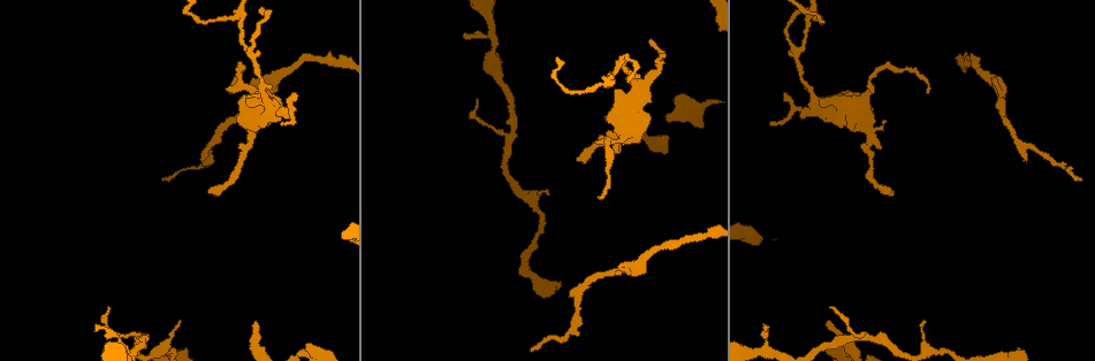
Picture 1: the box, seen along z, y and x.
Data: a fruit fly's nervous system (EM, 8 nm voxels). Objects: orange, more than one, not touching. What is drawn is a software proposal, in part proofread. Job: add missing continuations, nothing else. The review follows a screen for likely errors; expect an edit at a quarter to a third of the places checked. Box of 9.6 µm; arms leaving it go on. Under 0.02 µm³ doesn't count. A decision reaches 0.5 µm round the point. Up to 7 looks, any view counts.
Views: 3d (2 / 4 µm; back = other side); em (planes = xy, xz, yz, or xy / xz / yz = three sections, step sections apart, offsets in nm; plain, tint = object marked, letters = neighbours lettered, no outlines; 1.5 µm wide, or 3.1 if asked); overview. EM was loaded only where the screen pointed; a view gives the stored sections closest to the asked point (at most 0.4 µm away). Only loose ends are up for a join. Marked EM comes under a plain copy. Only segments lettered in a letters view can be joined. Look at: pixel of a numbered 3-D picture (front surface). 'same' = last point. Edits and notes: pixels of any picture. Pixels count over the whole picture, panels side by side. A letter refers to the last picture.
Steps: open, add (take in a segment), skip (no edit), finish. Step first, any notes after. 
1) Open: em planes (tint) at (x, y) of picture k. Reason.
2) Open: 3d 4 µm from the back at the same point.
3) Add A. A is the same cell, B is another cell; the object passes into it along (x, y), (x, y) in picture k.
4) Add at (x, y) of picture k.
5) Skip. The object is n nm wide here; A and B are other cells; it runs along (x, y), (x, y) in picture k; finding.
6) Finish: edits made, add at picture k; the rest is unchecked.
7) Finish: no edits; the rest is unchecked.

Open: em planes (letters) at (97, 330) of picture 1. Thin end.

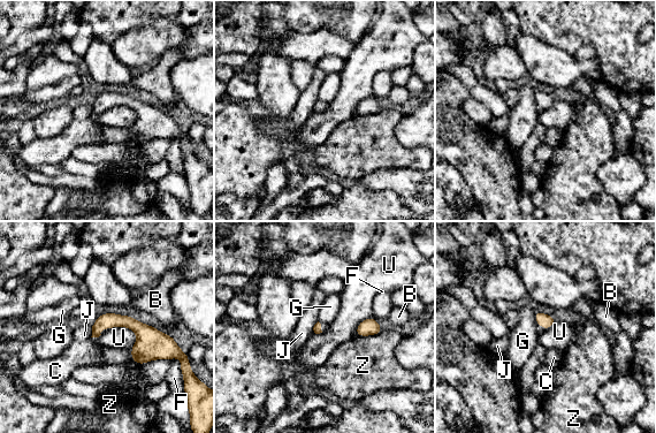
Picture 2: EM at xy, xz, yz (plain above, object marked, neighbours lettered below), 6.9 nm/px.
Skip. The longest contact is with U, 240 nm; B, C, F, G, J, U and Z are other cells; none of them fits.

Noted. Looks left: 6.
Open: em planes (letters) at (616, 152) of picture 1. An open end.

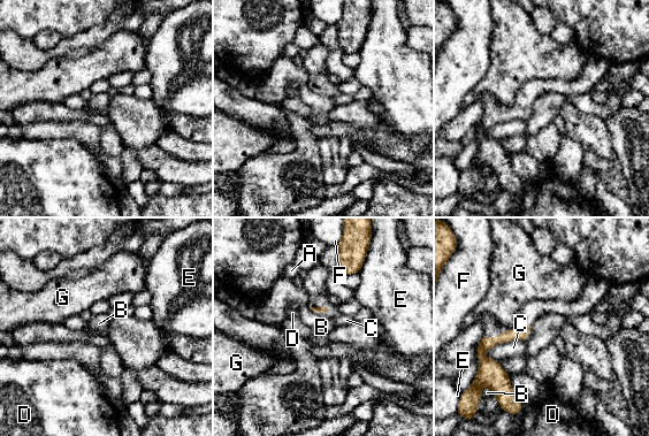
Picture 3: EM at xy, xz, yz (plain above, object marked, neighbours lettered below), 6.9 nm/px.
Skip. A, B, C, D, E, F and G are other cells; it runs along (526, 328), (481, 351), (511, 396) in picture 3; none of them fits.

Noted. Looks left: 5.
Open: 3d 2 µm at (255, 324) of picture 1. Branch stops here.

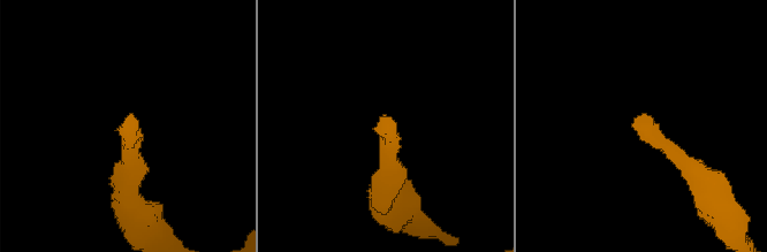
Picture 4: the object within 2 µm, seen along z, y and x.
Open: em yz step 8 (letters) at (383, 116) of picture 4.

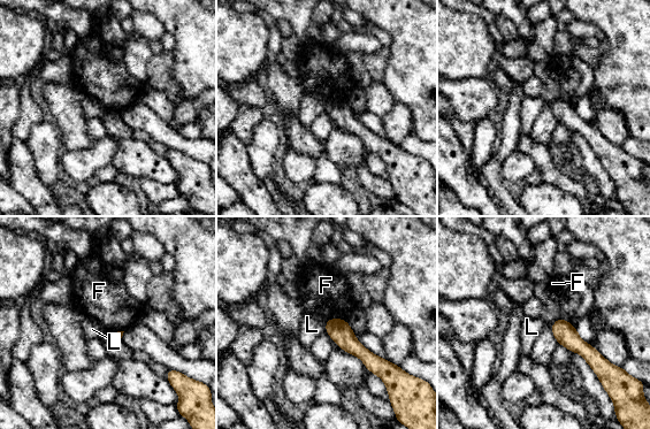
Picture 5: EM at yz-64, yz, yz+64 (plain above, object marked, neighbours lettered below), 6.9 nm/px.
Open: em planes (letters) at the same point. Cut it another way.

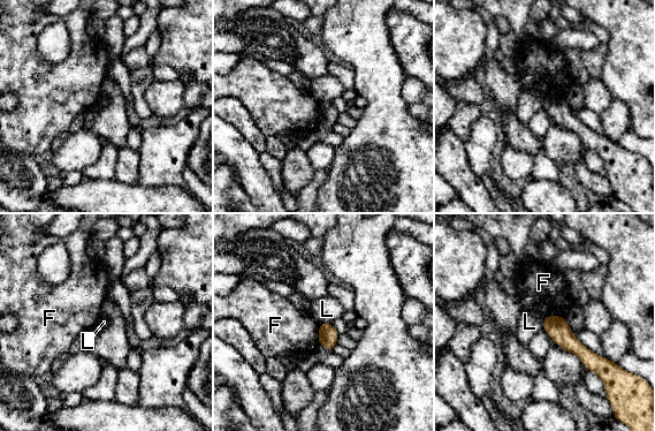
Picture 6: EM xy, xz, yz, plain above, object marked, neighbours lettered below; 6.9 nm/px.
Skip. F and L are other cells; a border runs along (545, 317), (542, 329) in picture 6; none of them fits.

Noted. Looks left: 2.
Finish: no edits; the rest is unchecked.

